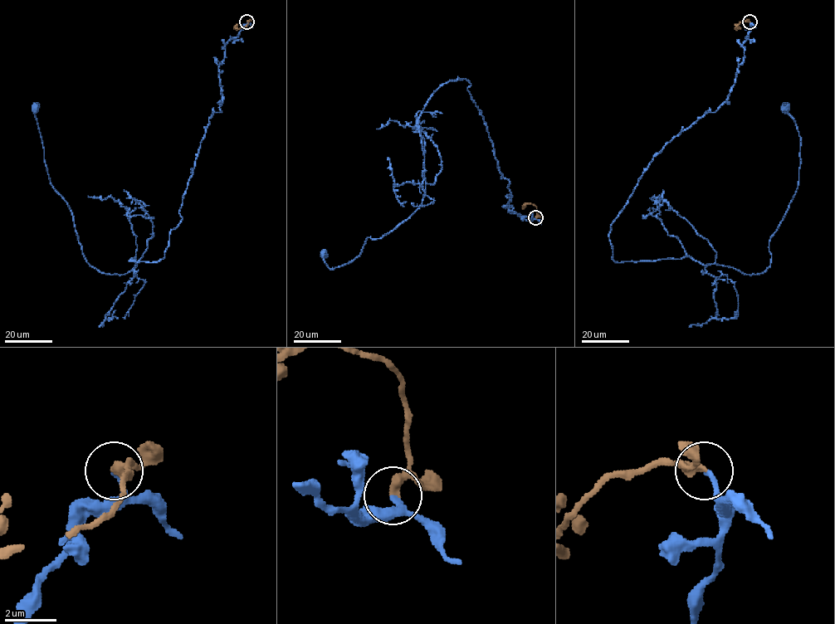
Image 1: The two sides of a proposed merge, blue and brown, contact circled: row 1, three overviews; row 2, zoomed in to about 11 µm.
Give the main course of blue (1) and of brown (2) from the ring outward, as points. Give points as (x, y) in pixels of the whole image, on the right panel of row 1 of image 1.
1: (749, 21), (728, 98), (653, 157), (611, 226), (612, 259), (690, 256), (763, 273), (798, 182), (786, 107)
2: (749, 21), (740, 21), (736, 28), (735, 23)

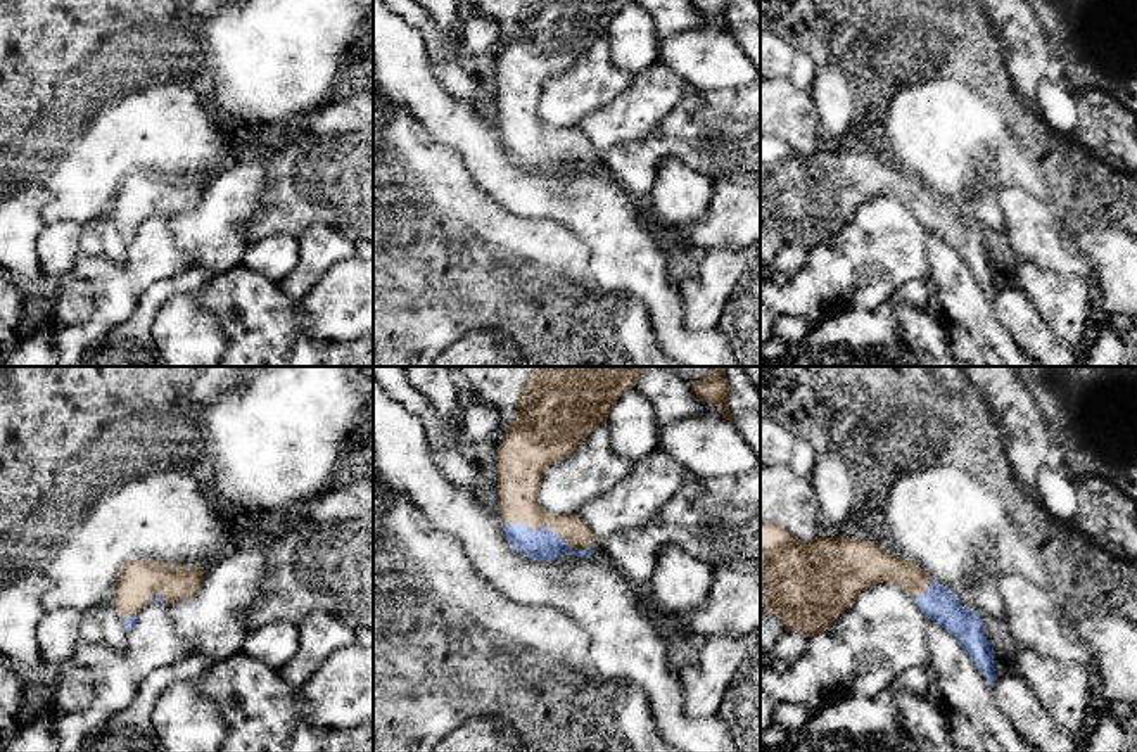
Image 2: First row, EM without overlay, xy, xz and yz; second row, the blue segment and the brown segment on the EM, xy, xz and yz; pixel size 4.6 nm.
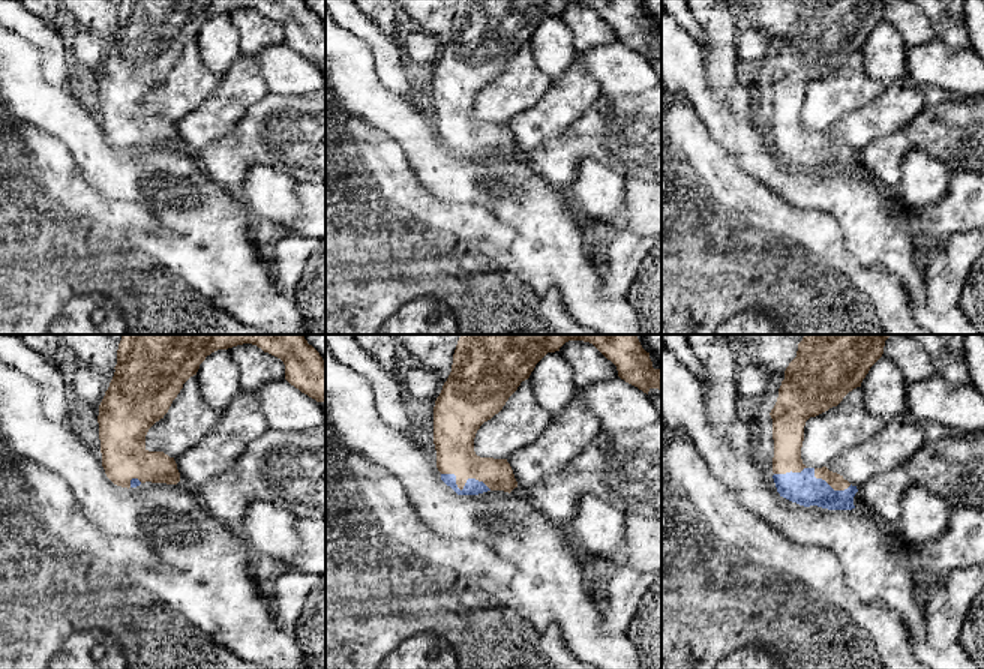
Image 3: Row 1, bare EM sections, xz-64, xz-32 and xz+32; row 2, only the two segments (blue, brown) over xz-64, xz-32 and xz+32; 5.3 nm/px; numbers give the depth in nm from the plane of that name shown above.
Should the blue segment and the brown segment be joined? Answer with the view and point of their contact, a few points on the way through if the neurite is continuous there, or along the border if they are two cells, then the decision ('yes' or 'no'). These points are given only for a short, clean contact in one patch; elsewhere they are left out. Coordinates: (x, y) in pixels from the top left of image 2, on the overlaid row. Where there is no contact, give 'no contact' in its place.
xz (546, 529) | yes

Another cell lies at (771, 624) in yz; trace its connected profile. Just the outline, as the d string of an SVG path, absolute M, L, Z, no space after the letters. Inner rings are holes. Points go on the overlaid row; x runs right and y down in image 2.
M760 612L760 655L772 652L783 631L783 619L778 614Z

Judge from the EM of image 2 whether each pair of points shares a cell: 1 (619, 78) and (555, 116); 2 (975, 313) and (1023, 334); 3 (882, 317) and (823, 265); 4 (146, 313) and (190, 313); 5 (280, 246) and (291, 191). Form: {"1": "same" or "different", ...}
{"1": "same", "2": "different", "3": "different", "4": "different", "5": "different"}

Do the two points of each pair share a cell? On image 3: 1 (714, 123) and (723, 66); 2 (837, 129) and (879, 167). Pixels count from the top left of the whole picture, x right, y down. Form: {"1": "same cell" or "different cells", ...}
{"1": "different cells", "2": "different cells"}

